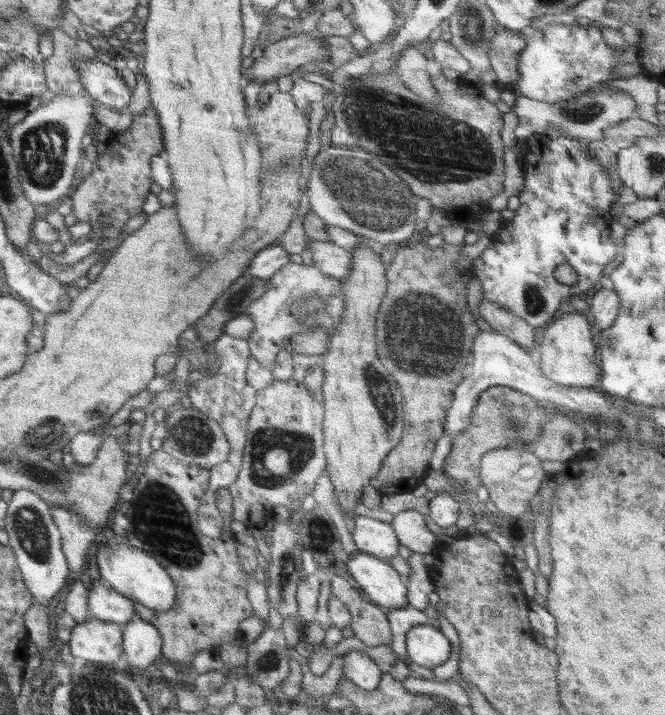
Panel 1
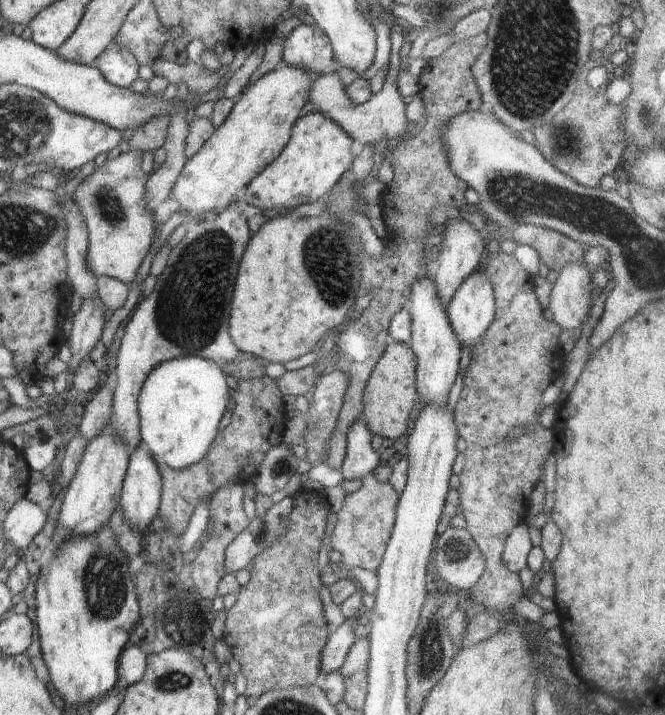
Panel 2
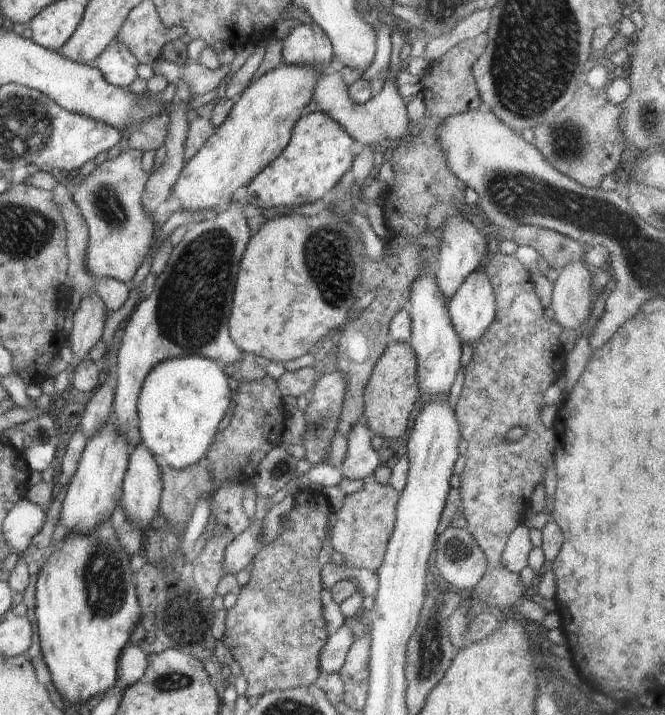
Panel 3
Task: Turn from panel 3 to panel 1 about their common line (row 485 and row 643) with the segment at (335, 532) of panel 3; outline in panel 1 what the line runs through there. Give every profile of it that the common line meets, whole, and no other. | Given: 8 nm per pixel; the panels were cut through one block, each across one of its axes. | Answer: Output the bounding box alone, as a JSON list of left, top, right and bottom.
[327,573,391,648]

